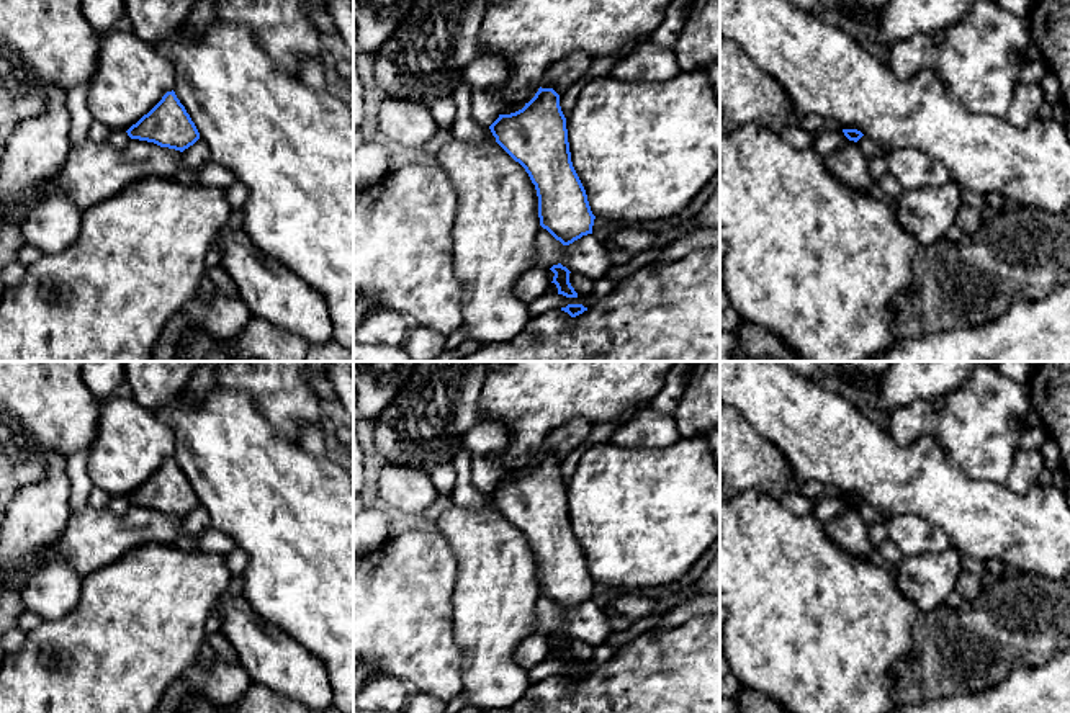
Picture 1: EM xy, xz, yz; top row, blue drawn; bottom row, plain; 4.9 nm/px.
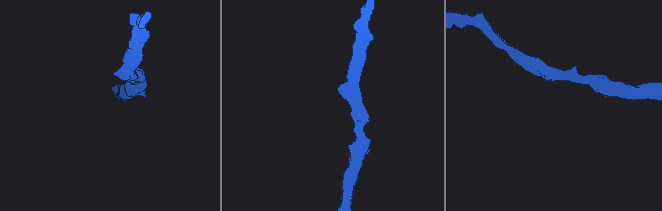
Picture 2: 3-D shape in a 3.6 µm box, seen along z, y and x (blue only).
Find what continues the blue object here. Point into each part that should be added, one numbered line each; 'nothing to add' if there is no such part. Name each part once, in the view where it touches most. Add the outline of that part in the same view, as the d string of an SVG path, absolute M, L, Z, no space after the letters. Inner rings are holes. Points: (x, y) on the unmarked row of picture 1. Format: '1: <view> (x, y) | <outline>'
nothing to add

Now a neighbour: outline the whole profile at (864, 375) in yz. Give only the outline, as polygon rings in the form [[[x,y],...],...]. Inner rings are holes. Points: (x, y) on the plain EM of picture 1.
[[[836,361],[838,378],[859,388],[865,396],[874,391],[892,361]]]

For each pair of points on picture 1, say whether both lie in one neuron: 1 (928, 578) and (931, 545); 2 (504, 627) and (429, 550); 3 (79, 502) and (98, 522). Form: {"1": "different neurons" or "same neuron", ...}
{"1": "different neurons", "2": "different neurons", "3": "different neurons"}

